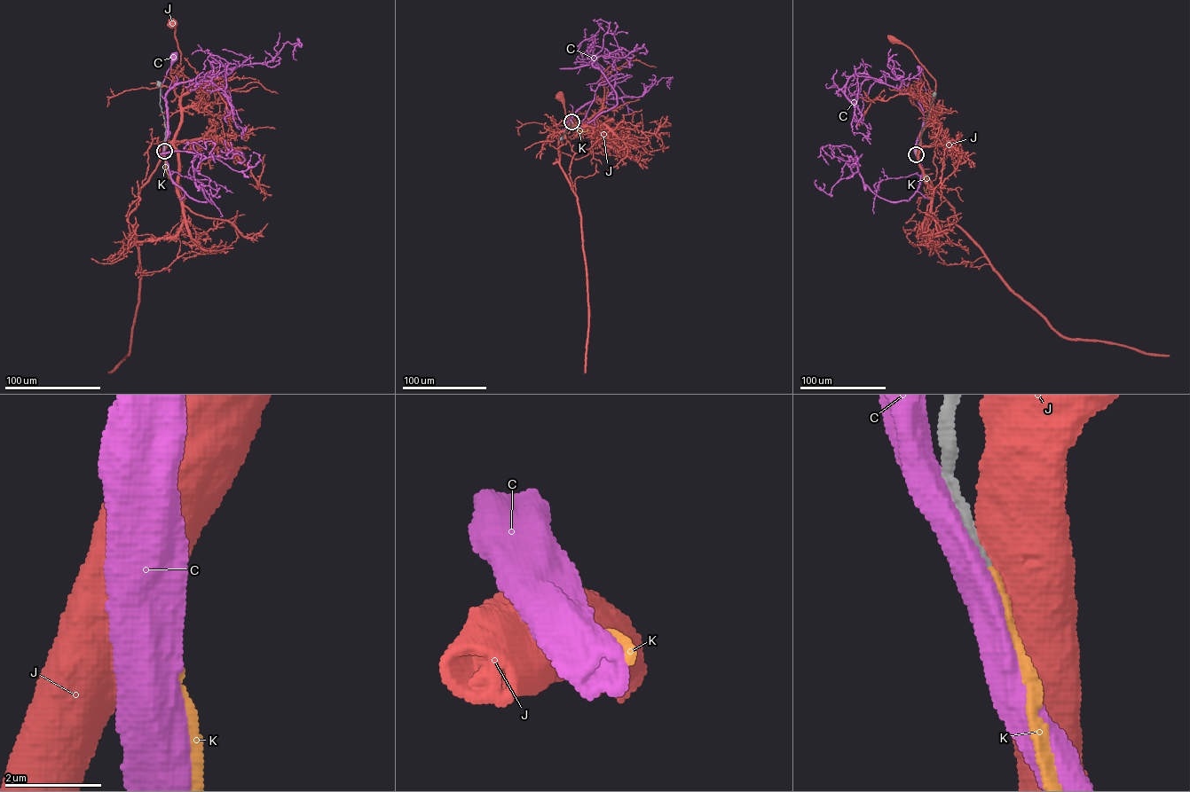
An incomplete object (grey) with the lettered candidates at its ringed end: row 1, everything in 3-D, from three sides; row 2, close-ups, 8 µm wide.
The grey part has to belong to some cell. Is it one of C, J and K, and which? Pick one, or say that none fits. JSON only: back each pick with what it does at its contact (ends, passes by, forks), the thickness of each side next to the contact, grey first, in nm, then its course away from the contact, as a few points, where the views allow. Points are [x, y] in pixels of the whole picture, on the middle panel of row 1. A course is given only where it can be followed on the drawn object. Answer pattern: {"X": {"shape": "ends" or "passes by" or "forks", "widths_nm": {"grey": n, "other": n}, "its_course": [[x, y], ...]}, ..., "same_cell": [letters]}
{"K": {"shape": "ends", "widths_nm": {"grey": 240, "other": 180}, "its_course": [[571, 121], [579, 131], [594, 129]]}, "same_cell": ["K"]}

